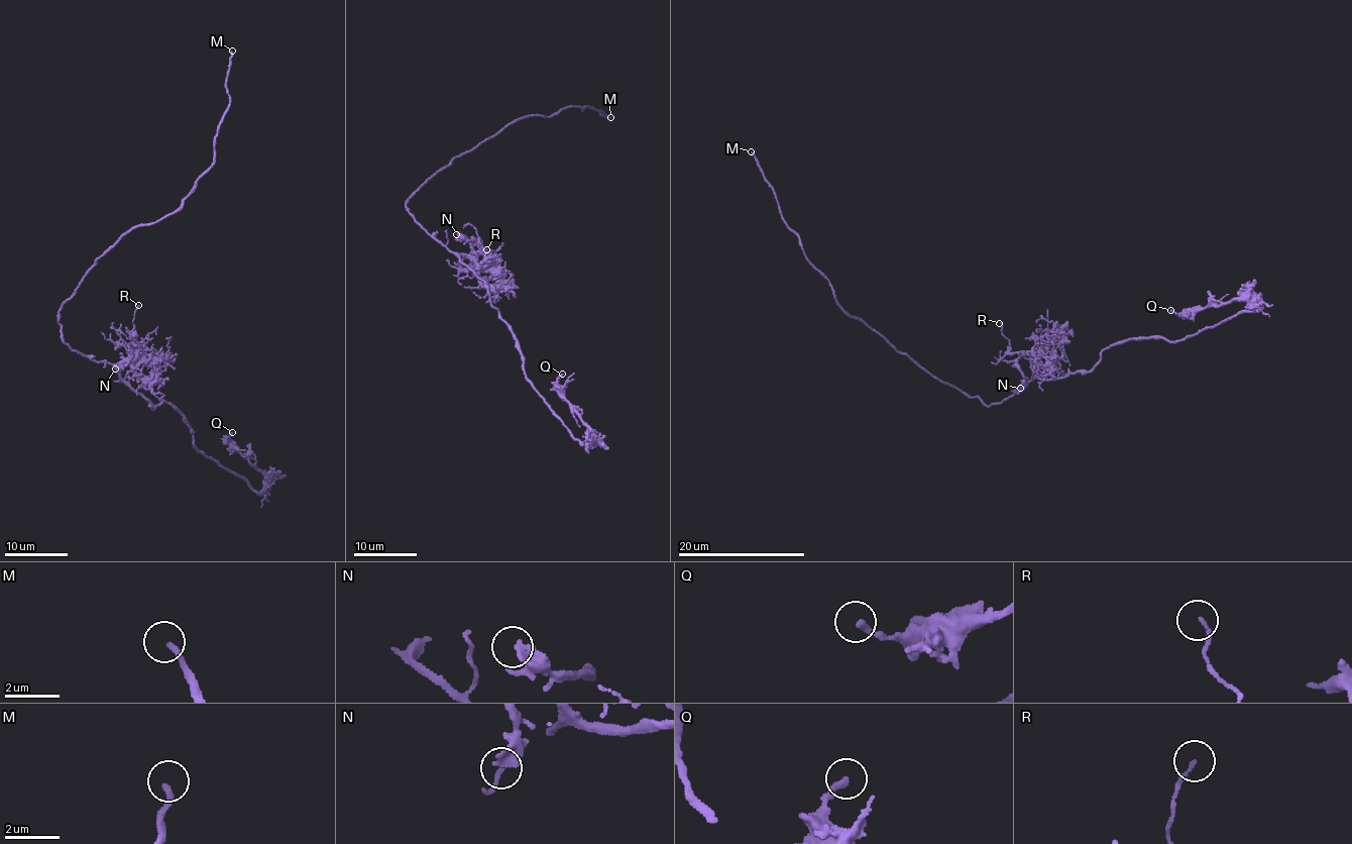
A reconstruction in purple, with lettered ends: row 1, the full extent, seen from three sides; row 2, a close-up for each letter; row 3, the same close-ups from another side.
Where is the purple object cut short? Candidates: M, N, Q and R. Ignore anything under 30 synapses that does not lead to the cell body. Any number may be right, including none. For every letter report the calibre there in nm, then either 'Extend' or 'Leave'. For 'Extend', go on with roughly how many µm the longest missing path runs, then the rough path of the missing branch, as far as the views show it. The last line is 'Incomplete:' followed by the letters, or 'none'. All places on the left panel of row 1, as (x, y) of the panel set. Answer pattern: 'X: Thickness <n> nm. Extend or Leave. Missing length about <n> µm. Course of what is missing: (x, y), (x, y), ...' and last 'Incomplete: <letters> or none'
M: Thickness 220 nm. Extend. Missing length about 6 µm. Course of what is missing: (232, 50), (228, 21)
N: Thickness 280 nm. Leave
Q: Thickness 240 nm. Leave
R: Thickness 130 nm. Leave
Incomplete: M

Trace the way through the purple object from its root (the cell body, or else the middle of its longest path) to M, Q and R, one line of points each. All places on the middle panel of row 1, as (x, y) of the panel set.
M: (429, 233), (409, 212), (407, 200), (456, 156), (525, 116), (545, 117), (578, 106), (610, 117)
Q: (429, 233), (484, 283), (516, 340), (527, 381), (571, 436), (588, 441), (590, 426), (557, 383), (562, 374)
R: (429, 233), (454, 252), (484, 252), (489, 257), (477, 241), (479, 249), (486, 249)

